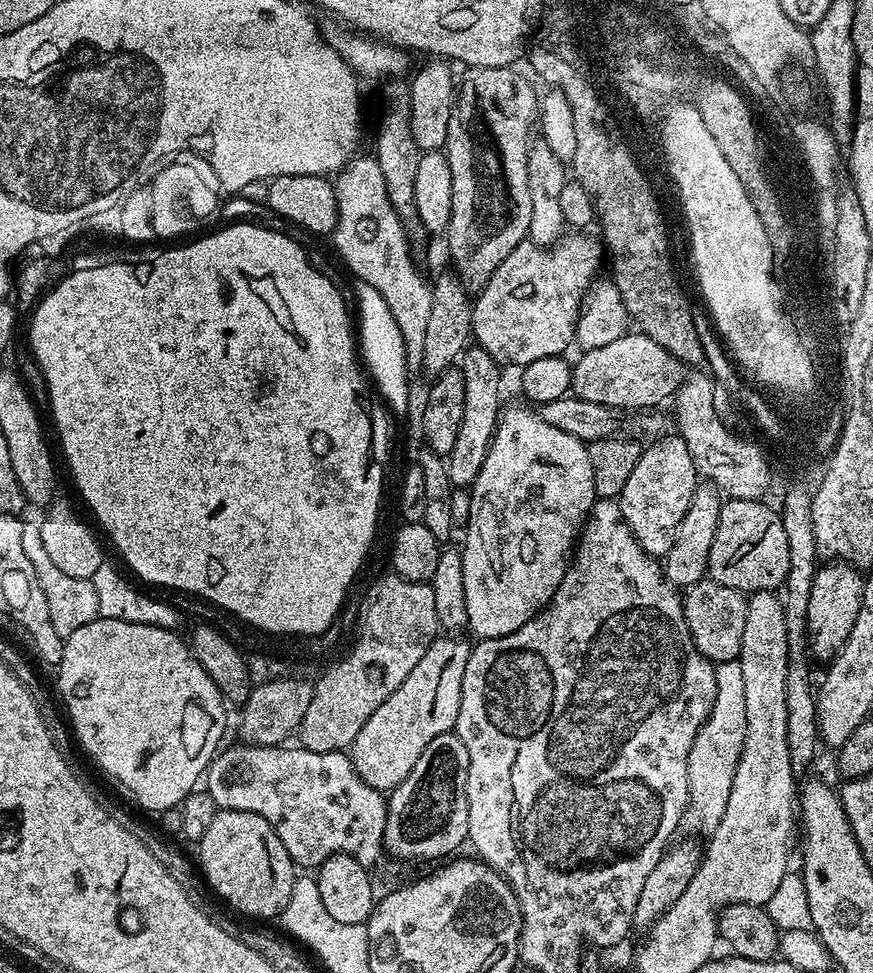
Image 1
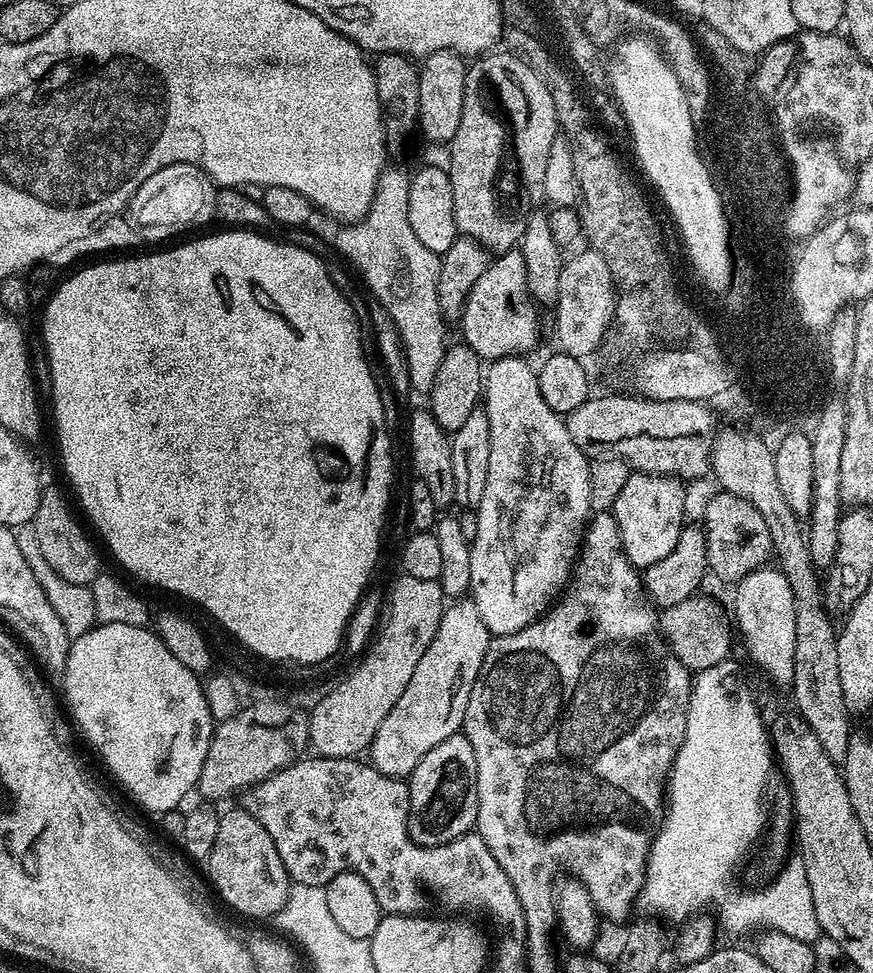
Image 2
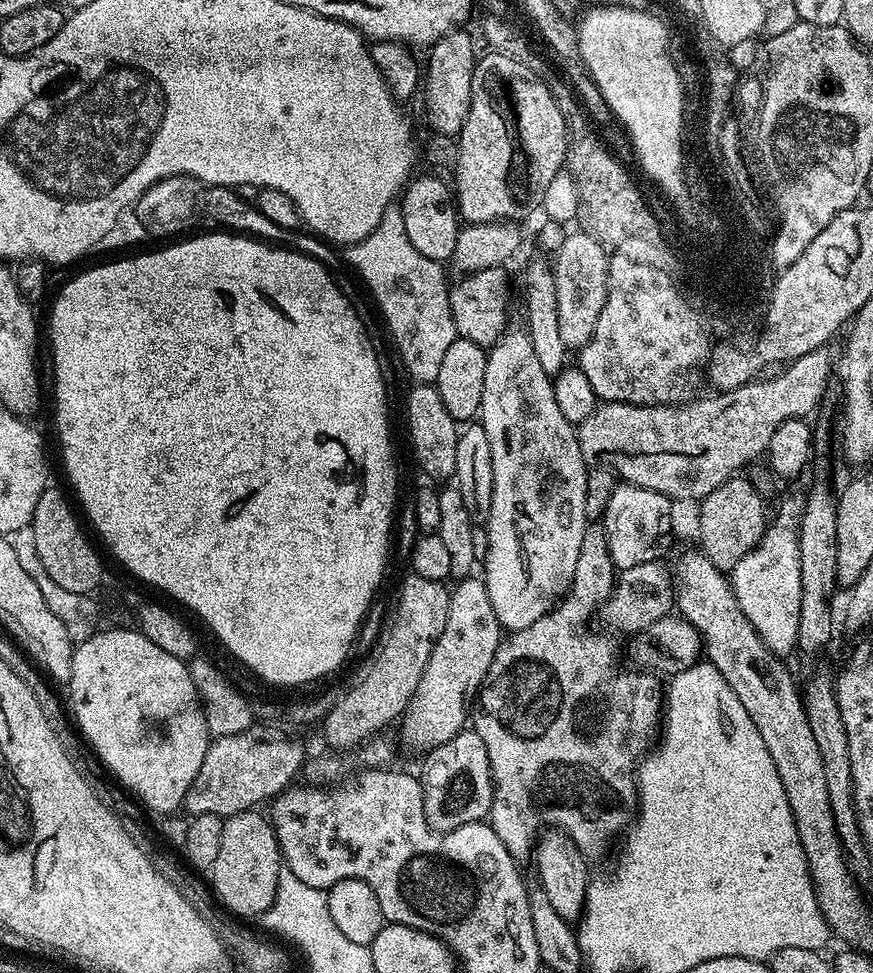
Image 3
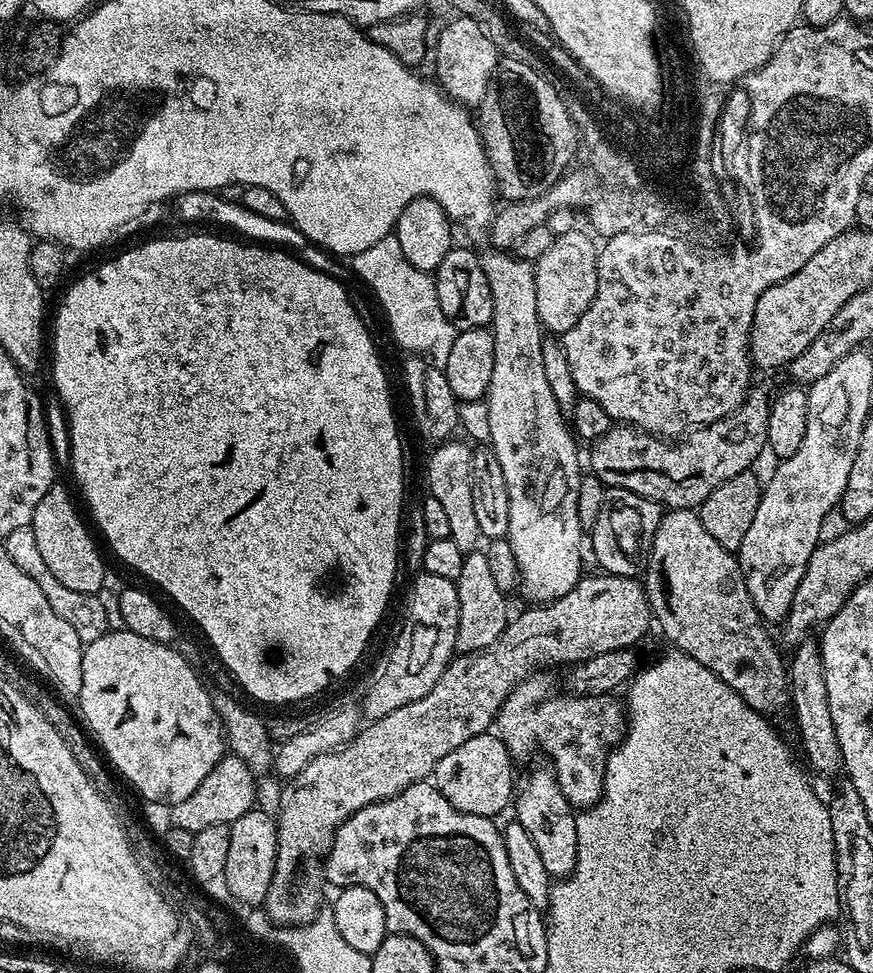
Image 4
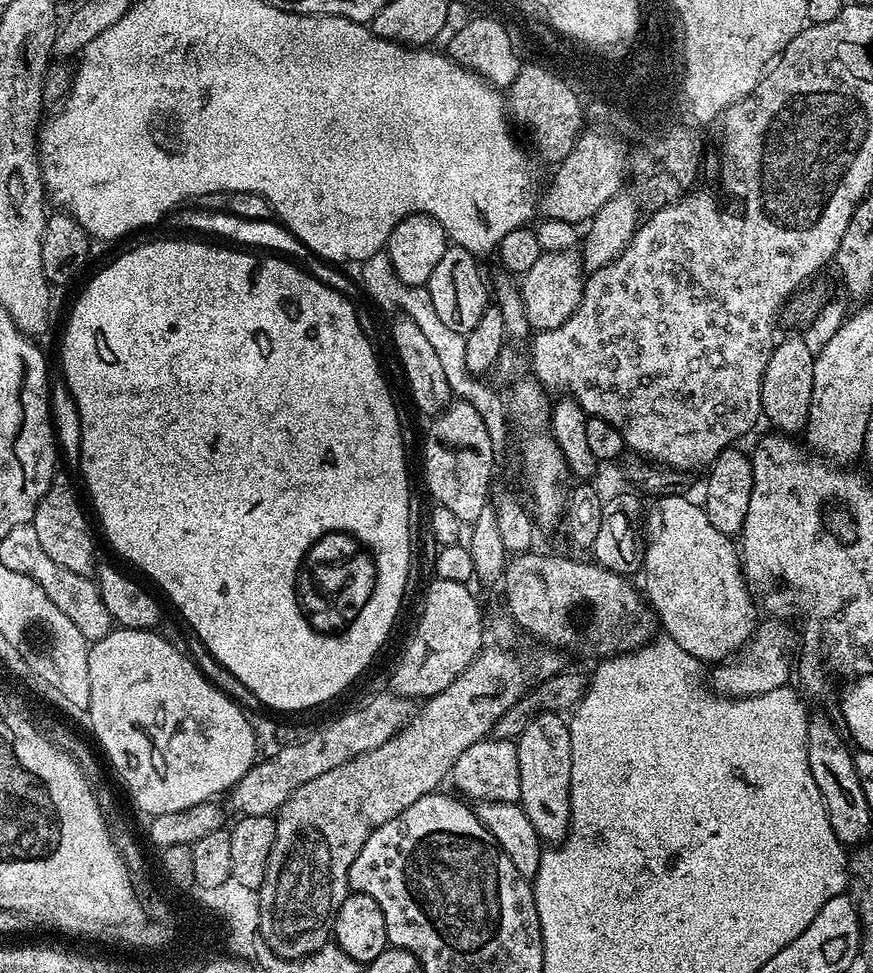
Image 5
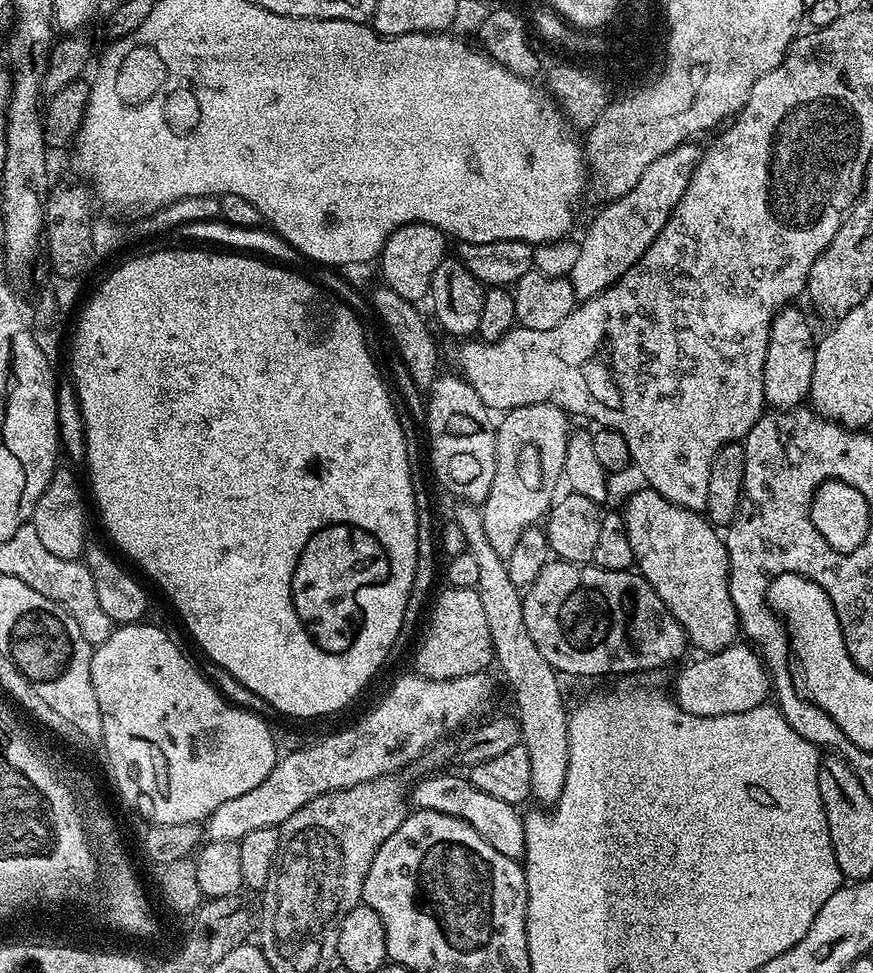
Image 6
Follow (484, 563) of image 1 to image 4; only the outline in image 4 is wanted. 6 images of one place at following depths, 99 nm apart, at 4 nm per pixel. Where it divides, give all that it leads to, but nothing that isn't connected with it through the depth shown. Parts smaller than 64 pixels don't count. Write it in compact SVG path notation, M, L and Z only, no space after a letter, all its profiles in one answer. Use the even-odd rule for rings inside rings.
M488 250L488 253L482 256L482 267L490 284L490 294L492 295L492 322L490 327L494 338L494 374L490 377L490 386L486 397L486 405L488 404L488 436L492 439L490 447L493 454L498 458L498 466L502 466L502 478L506 478L506 494L510 502L510 522L508 523L506 539L516 559L518 588L521 588L532 599L529 601L551 602L562 598L570 590L574 590L576 584L582 579L582 572L580 572L580 535L582 535L582 529L578 518L578 490L580 489L582 469L580 469L580 456L576 453L578 440L570 427L569 421L566 419L565 413L560 411L558 402L554 402L554 394L550 390L550 385L546 382L546 374L542 367L542 346L546 336L542 331L538 314L538 301L535 298L535 270L533 265L529 261L521 260L515 255L509 254L507 251Z

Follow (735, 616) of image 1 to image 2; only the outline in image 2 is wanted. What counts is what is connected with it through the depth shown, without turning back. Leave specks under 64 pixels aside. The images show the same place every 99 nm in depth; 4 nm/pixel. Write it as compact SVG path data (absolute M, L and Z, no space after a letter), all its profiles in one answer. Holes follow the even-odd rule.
M702 594L692 595L688 600L678 602L677 605L665 607L658 616L658 632L659 635L664 635L664 640L672 651L669 653L693 674L706 670L710 666L723 664L729 659L728 651L732 648L732 636L724 625L724 616L720 613L719 606L714 601L707 600Z

